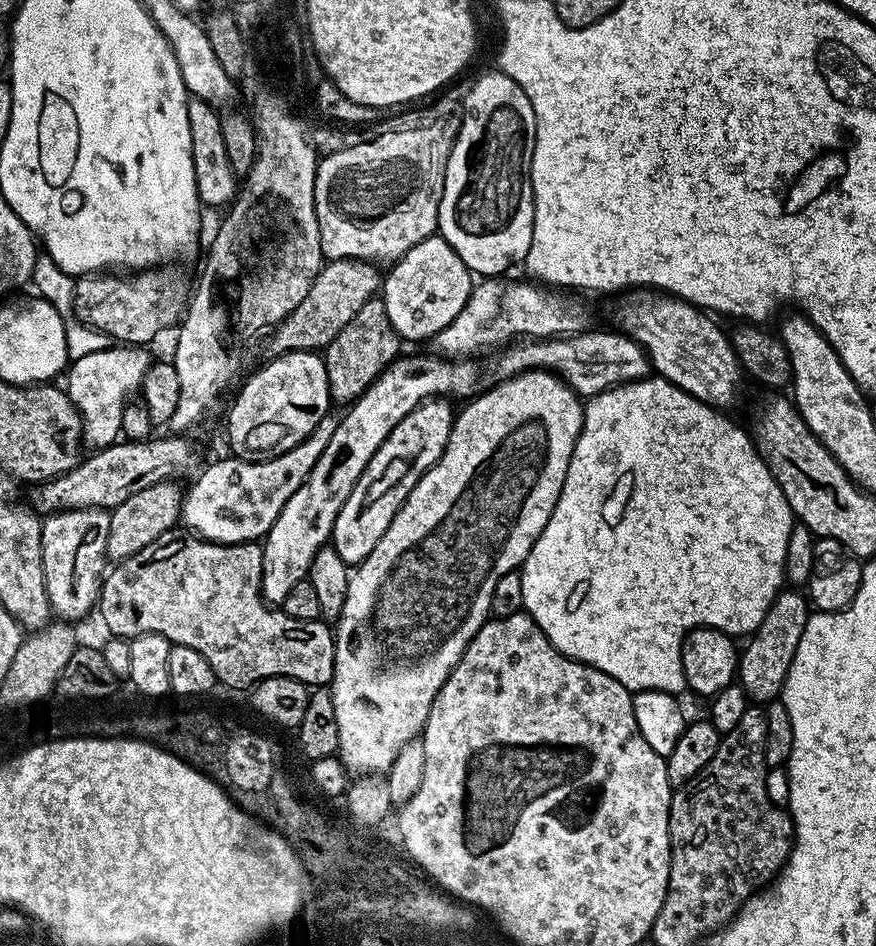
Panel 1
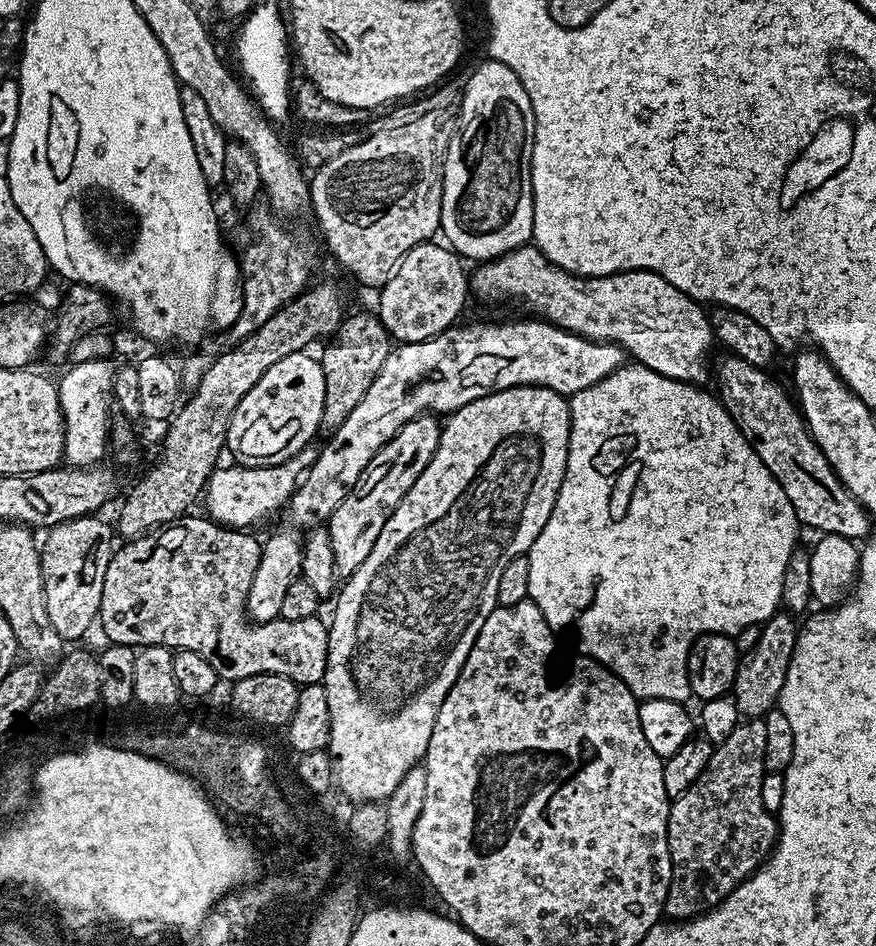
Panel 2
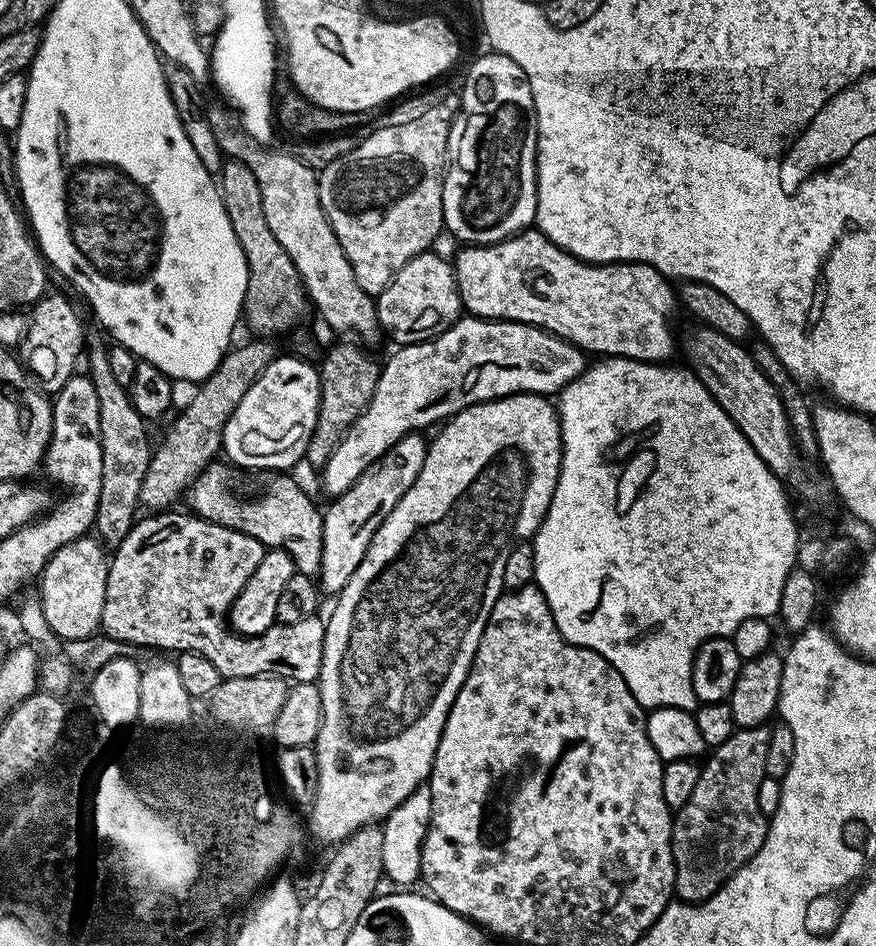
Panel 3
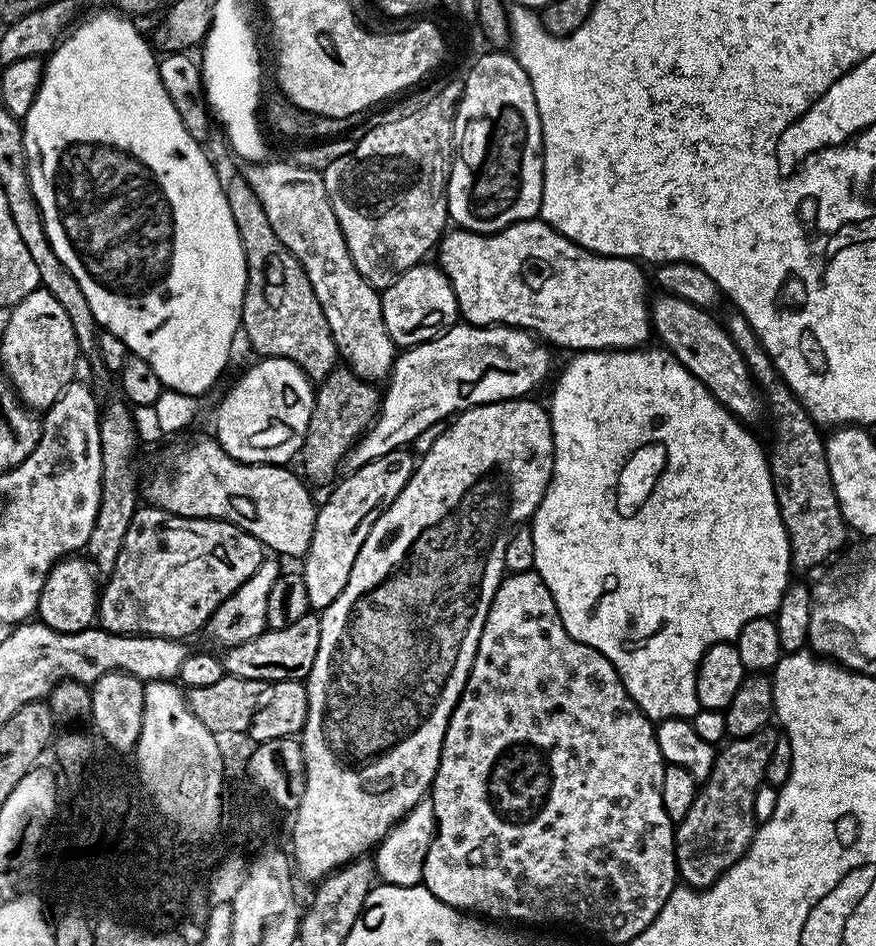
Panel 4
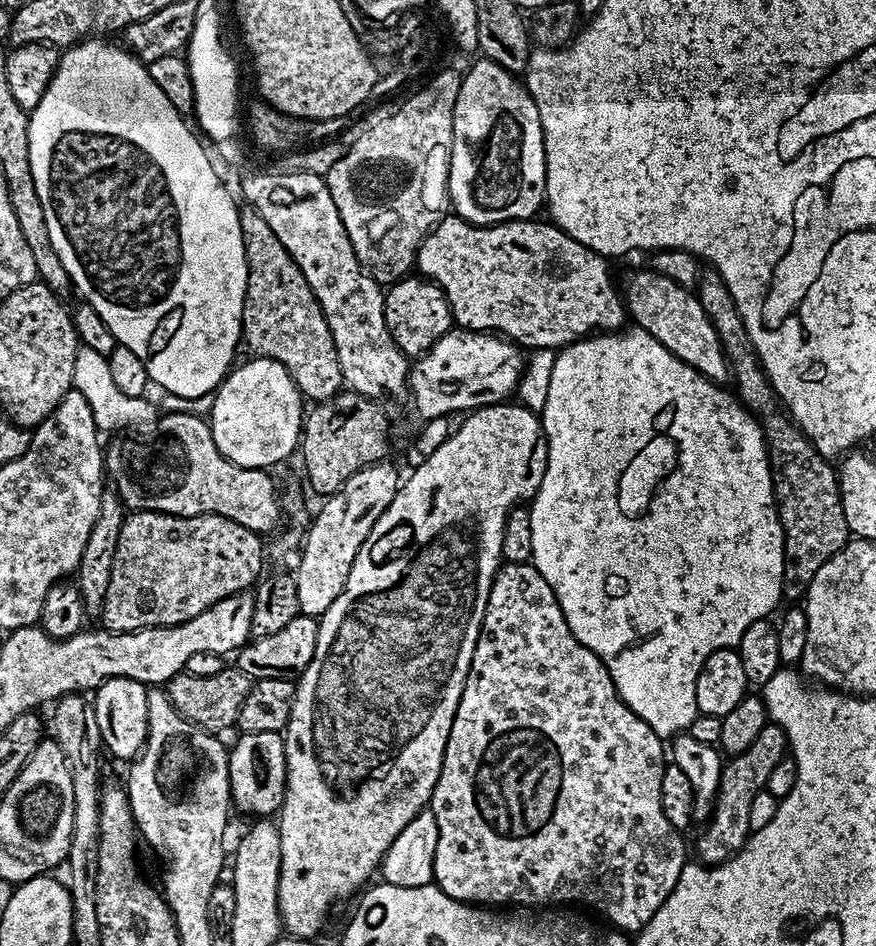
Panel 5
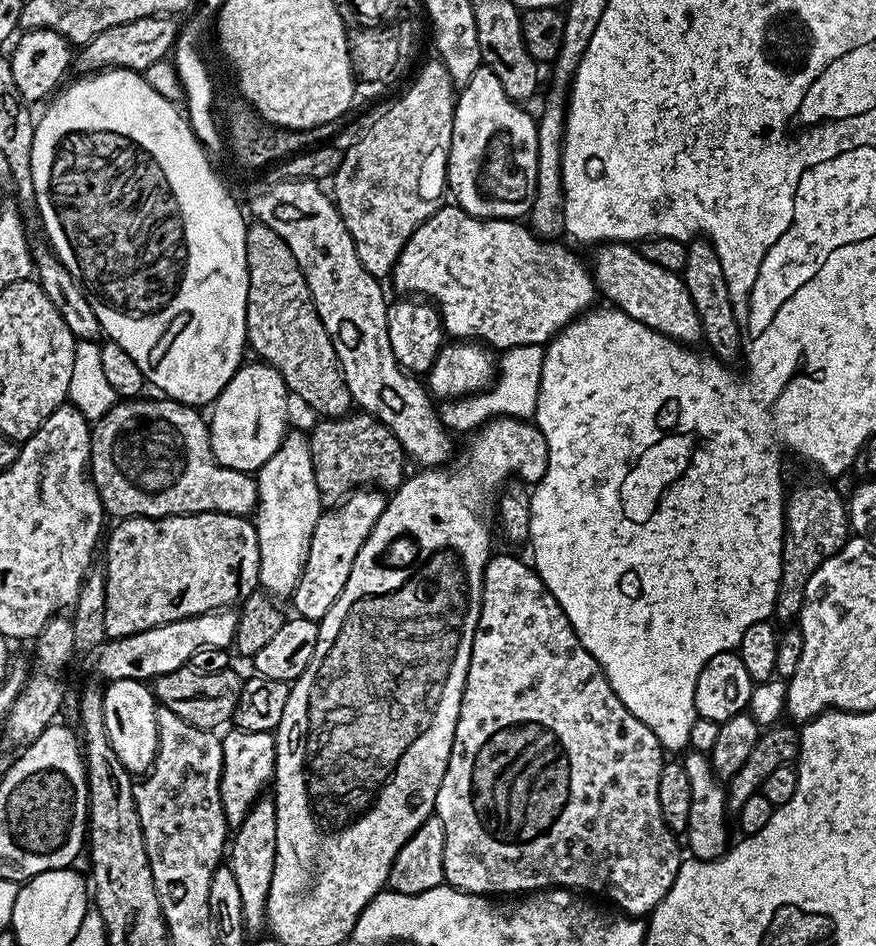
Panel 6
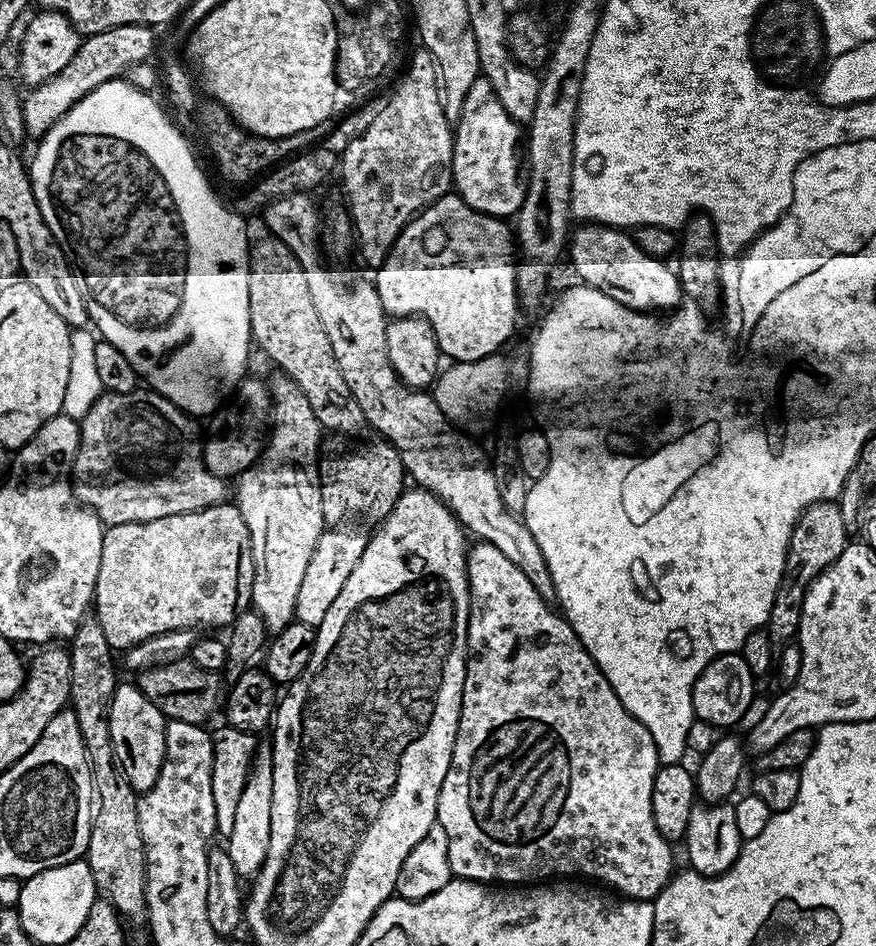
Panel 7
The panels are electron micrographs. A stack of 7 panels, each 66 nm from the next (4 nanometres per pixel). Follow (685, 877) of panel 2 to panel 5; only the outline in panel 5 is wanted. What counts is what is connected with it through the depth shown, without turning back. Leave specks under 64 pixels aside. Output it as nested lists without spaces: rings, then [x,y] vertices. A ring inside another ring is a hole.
[[[774,723],[764,725],[762,734],[742,750],[742,754],[728,756],[724,760],[724,769],[720,771],[720,784],[716,787],[716,799],[712,805],[712,814],[707,821],[704,833],[696,840],[696,852],[705,865],[720,864],[729,857],[736,855],[748,841],[752,832],[750,826],[750,802],[754,794],[765,791],[770,773],[778,762],[786,759],[790,745],[784,729]]]

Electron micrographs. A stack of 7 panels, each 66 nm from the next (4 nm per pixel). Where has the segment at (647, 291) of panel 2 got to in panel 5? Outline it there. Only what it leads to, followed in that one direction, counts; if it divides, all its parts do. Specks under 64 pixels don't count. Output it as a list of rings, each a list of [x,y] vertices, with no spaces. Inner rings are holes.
[[[455,214],[445,215],[428,231],[428,237],[421,242],[419,250],[416,252],[415,271],[423,279],[431,280],[444,291],[445,298],[448,299],[448,305],[452,311],[453,321],[461,329],[470,332],[491,332],[499,334],[513,342],[521,349],[528,348],[552,348],[559,350],[572,344],[575,340],[583,340],[589,334],[601,332],[614,332],[623,329],[626,324],[626,305],[622,299],[618,284],[612,281],[612,272],[608,269],[609,261],[600,256],[594,250],[582,246],[570,234],[566,234],[560,228],[551,222],[539,224],[539,219],[530,220],[507,220],[505,224],[472,224],[469,220],[463,220],[461,216]]]

